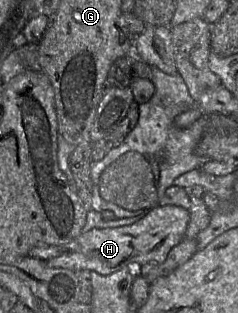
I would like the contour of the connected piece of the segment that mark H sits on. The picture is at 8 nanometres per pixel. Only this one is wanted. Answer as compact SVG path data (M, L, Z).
M156 206L133 224L115 228L94 228L81 233L76 241L80 244L80 253L65 251L46 261L51 268L94 271L100 275L109 275L125 267L140 266L146 263L162 263L169 251L180 243L185 236L189 222L187 210L178 206Z

